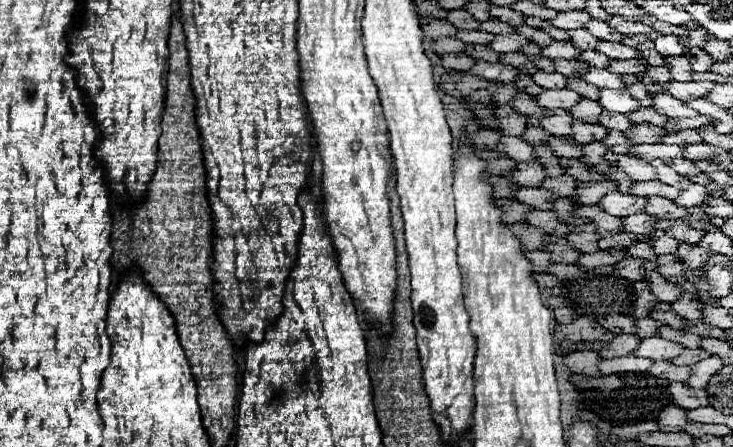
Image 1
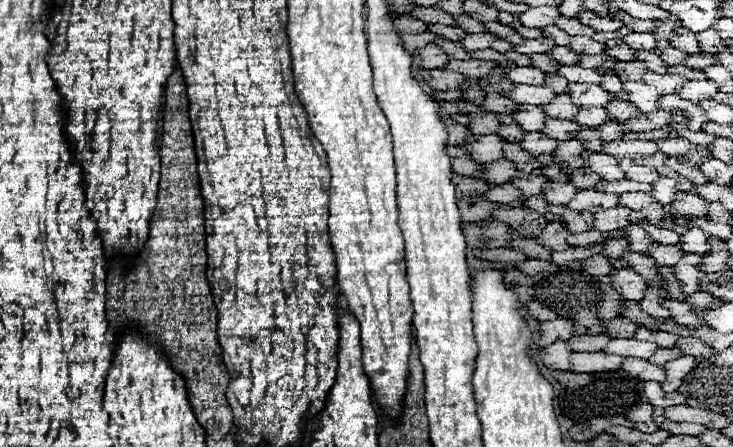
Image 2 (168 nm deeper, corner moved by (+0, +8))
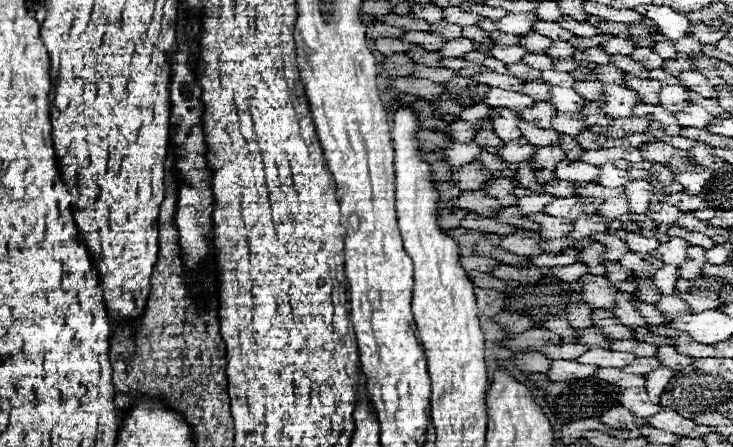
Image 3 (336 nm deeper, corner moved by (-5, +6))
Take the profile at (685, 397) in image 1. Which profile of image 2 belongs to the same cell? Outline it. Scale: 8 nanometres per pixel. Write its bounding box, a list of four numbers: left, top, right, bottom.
[643,381,685,409]

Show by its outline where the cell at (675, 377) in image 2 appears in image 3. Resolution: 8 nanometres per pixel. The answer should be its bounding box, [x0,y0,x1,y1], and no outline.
[644,369,674,403]

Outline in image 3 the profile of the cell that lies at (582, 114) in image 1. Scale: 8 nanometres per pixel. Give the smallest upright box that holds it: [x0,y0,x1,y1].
[518,101,556,129]

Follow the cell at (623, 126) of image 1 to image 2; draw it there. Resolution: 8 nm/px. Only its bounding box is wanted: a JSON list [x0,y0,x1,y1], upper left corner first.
[575,107,609,129]

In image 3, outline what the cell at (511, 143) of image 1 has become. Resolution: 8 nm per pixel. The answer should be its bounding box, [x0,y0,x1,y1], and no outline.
[442,143,482,167]

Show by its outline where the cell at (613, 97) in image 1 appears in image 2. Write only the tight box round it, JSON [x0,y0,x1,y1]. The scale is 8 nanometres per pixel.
[569,83,615,107]

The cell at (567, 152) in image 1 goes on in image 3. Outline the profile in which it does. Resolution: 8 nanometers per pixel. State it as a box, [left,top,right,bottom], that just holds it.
[496,139,536,163]

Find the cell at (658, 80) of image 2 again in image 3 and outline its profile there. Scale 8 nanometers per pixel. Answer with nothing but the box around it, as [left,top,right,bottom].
[624,75,662,103]

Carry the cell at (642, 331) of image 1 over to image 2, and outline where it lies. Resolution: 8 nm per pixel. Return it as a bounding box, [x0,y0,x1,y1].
[605,317,639,337]

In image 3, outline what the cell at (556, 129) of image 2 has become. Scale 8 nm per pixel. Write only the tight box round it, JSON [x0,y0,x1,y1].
[520,121,560,147]

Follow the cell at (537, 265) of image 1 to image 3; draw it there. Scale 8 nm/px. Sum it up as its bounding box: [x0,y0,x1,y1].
[460,255,498,271]

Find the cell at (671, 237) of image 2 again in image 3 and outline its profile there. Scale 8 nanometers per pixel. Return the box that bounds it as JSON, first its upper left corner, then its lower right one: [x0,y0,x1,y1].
[616,229,660,253]

